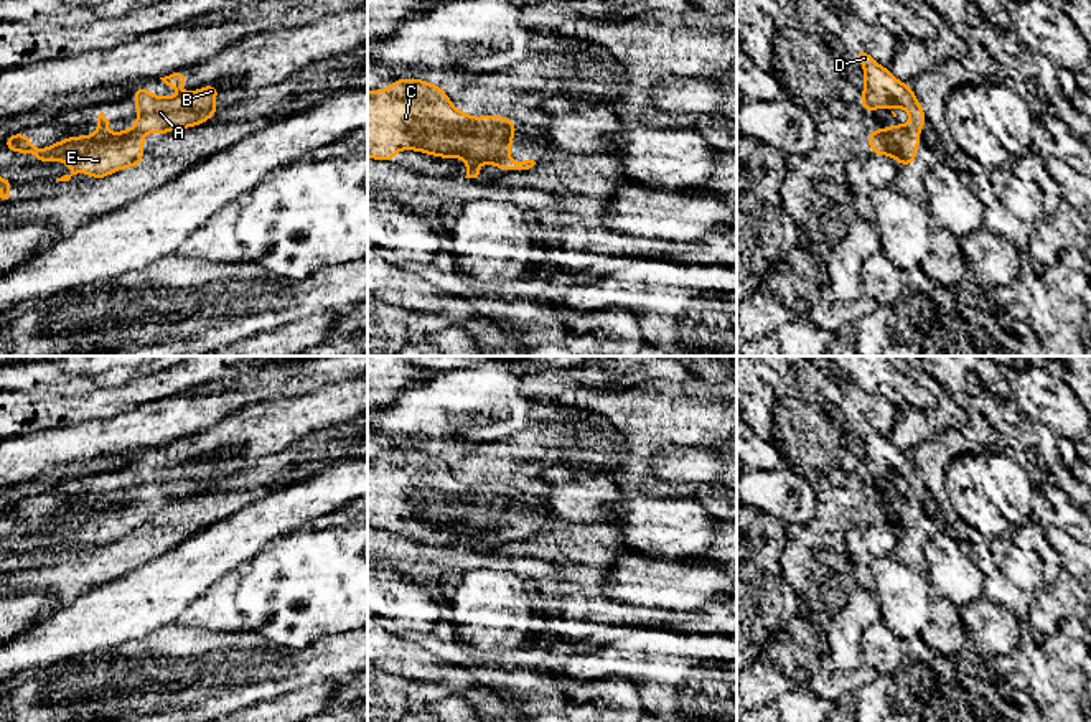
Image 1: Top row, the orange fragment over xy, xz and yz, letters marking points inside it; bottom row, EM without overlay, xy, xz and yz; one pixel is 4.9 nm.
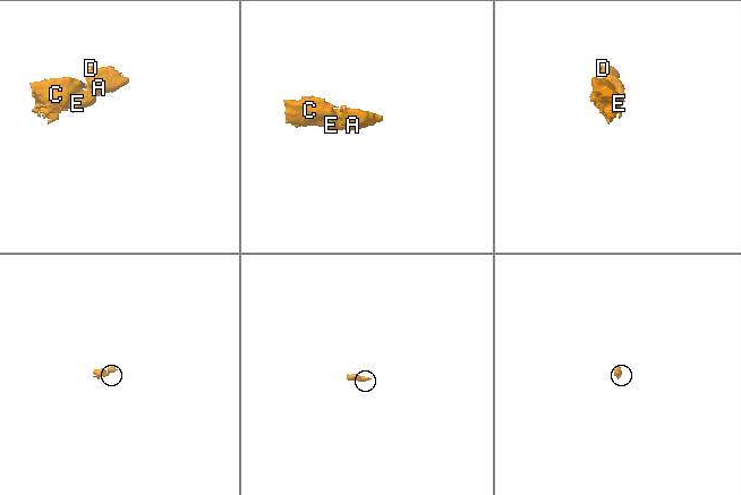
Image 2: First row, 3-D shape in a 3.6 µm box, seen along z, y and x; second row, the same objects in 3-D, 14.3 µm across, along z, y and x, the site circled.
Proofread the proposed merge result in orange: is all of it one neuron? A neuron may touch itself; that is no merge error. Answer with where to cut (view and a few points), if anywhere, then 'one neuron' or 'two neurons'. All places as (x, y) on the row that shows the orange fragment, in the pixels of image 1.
no cut; one neuron

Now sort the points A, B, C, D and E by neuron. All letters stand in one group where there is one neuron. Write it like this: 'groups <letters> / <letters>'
groups A B C D E

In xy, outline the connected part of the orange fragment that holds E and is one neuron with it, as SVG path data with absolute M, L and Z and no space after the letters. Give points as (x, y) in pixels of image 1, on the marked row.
M213 84L173 97L158 97L137 86L132 96L137 99L137 124L119 134L107 130L110 122L101 112L94 135L68 137L38 150L25 132L18 132L8 135L3 145L13 153L30 152L40 163L68 163L71 173L58 181L69 181L77 173L89 173L92 180L99 180L143 163L145 132L165 135L175 129L191 129L213 119L221 109L221 105L211 104L219 96L219 87Z

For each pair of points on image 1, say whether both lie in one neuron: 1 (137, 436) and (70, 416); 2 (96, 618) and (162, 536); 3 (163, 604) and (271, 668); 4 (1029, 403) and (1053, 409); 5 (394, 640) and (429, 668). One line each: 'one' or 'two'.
1: two
2: two
3: two
4: one
5: one

